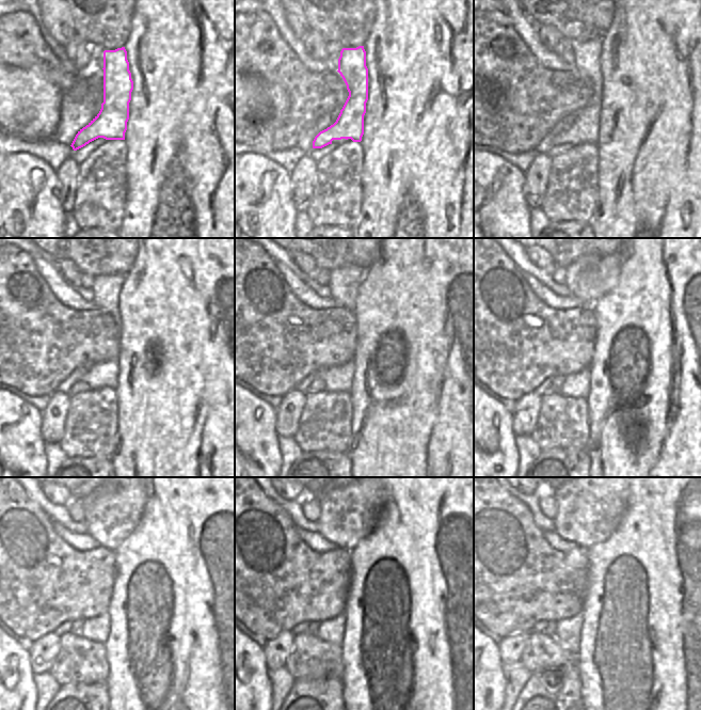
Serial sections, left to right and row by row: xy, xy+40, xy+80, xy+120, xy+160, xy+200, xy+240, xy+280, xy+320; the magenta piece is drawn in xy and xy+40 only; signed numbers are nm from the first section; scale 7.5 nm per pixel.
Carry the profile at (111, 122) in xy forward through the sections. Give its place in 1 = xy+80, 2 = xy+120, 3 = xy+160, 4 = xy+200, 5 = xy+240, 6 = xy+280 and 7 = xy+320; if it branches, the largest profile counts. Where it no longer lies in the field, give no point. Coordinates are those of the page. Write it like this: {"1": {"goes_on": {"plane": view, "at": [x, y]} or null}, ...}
{"1": {"goes_on": {"plane": "xy+80", "at": [587, 53]}}, "2": {"goes_on": {"plane": "xy+120", "at": [107, 288]}}, "3": {"goes_on": {"plane": "xy+160", "at": [345, 282]}}, "4": {"goes_on": {"plane": "xy+200", "at": [589, 278]}}, "5": {"goes_on": {"plane": "xy+240", "at": [111, 513]}}, "6": {"goes_on": {"plane": "xy+280", "at": [349, 514]}}, "7": {"goes_on": {"plane": "xy+320", "at": [590, 506]}}}

